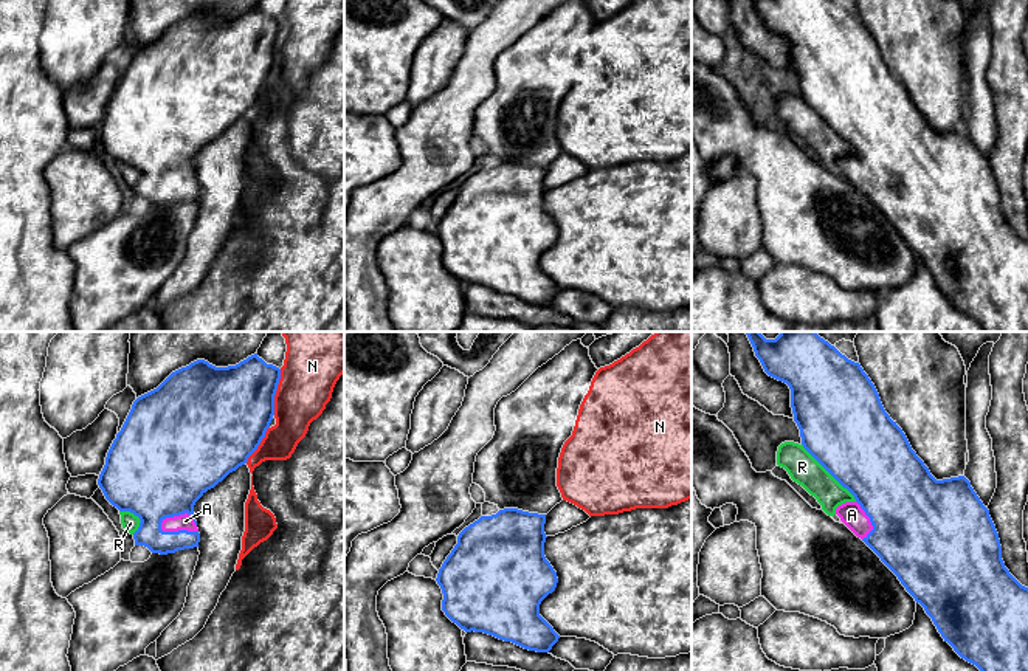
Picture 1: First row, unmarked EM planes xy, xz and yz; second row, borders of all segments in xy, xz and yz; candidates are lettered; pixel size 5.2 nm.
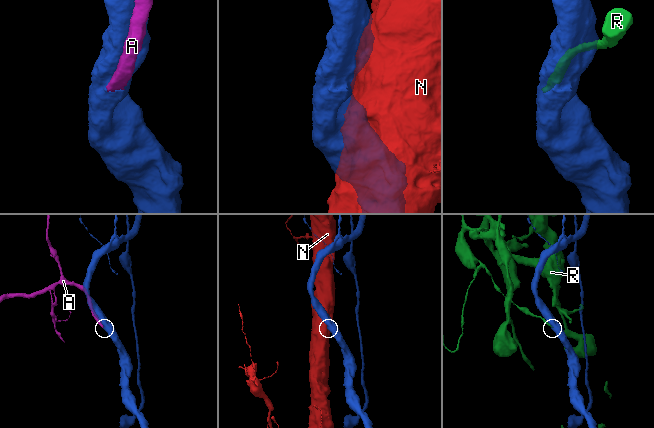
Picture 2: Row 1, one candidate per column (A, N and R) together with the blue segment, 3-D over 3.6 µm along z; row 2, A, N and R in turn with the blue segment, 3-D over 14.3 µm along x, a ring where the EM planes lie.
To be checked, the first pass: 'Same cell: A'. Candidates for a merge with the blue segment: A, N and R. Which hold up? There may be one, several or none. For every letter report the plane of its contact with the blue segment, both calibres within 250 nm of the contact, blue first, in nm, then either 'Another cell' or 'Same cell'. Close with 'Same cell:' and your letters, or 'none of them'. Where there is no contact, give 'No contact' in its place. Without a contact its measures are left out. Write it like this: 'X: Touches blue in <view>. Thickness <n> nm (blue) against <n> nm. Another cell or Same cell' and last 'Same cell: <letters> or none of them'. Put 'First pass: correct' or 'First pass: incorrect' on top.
First pass: correct
A: Touches blue in xy. Thickness 340 nm (blue) against 80 nm. Same cell
N: Touches blue in xy. Thickness 440 nm (blue) against 280 nm. Another cell
R: Touches blue in yz. Thickness 460 nm (blue) against 160 nm. Another cell
Same cell: A

